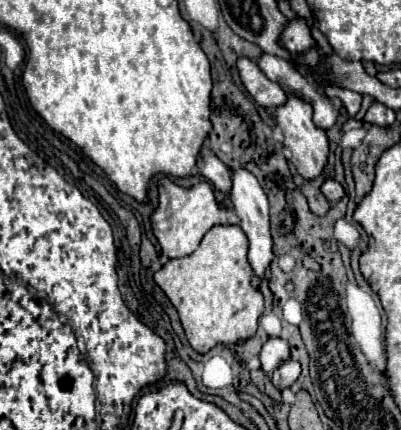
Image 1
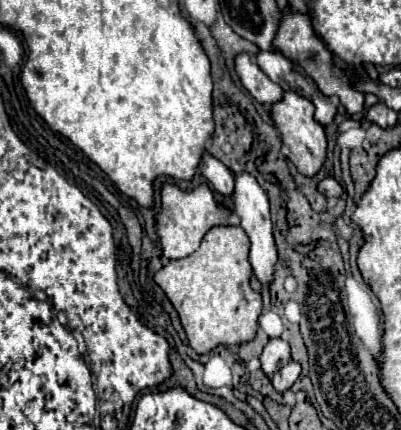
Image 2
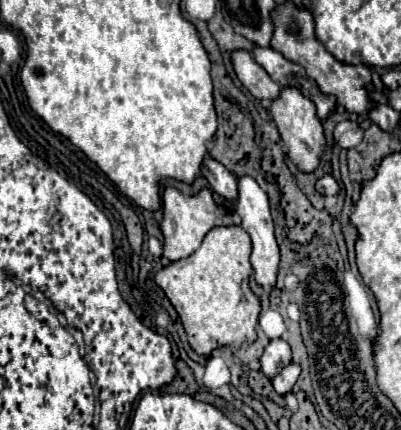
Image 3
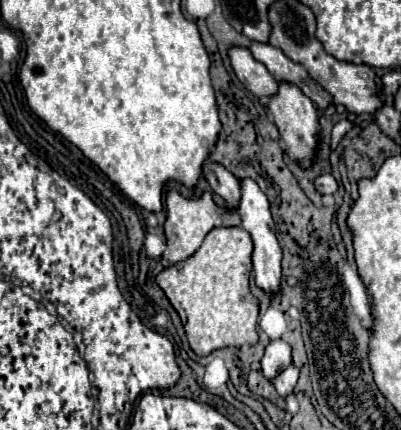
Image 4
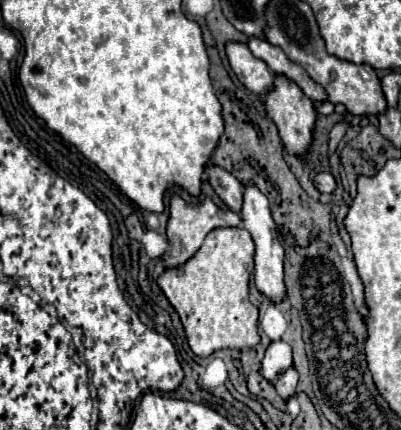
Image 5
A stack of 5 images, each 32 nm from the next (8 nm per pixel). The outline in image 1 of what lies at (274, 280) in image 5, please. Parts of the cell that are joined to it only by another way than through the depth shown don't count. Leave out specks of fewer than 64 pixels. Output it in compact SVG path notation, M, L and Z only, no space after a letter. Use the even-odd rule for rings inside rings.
M244 168L232 170L232 188L230 188L230 200L234 204L234 210L240 218L240 226L244 230L244 234L248 236L250 242L250 250L248 250L248 260L252 264L252 270L256 272L256 276L264 276L266 268L270 266L270 262L274 260L272 254L272 236L270 236L270 220L268 220L268 198L260 186L260 182L256 180L254 174L250 174Z

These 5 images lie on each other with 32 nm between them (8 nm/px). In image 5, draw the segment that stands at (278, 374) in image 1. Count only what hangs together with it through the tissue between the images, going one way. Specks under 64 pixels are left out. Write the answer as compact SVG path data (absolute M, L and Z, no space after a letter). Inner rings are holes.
M290 366L286 372L282 372L282 374L278 376L278 380L274 382L274 388L276 388L276 392L286 400L286 398L290 398L290 396L294 394L296 384L298 384L298 372L296 372L294 366Z

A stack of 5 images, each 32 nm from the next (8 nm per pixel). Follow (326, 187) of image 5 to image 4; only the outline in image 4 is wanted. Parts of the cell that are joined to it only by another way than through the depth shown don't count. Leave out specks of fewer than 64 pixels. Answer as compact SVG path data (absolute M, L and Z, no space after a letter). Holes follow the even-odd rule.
M322 174L316 178L316 190L320 194L334 194L338 190L338 184L332 174Z

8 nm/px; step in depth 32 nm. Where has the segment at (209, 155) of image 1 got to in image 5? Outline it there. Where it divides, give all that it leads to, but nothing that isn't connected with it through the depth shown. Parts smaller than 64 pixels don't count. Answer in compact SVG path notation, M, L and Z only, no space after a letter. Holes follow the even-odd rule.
M206 164L206 174L208 174L208 182L212 184L214 192L226 202L226 206L234 212L240 212L240 204L242 204L242 182L238 182L228 170L214 166L214 164Z

